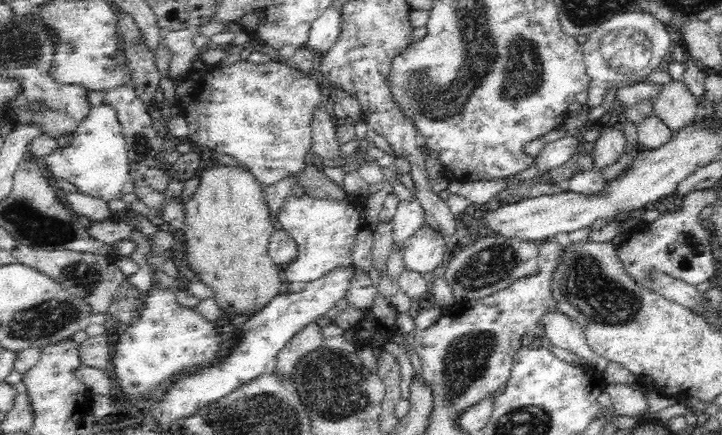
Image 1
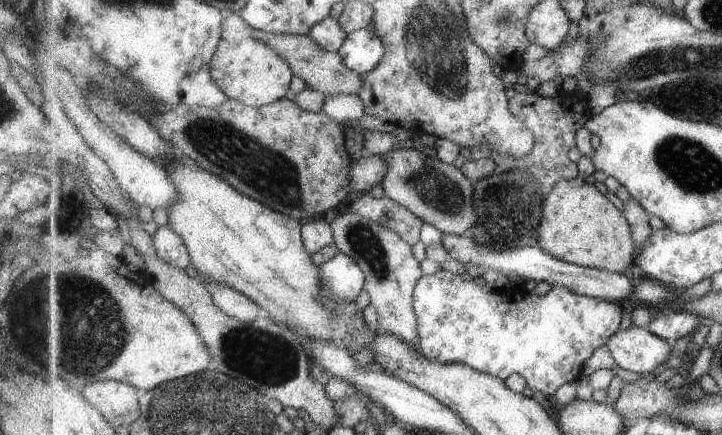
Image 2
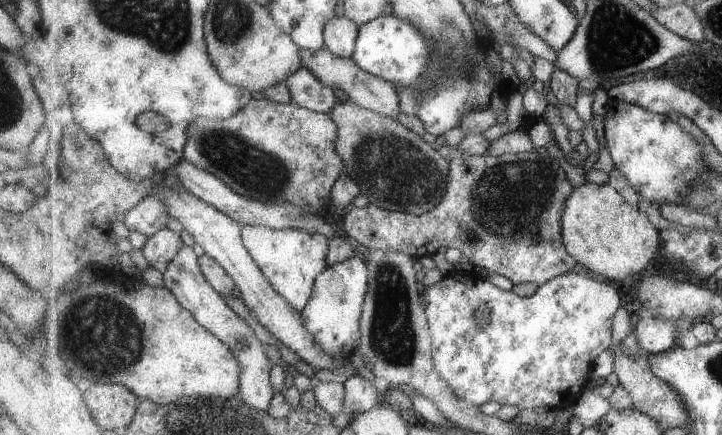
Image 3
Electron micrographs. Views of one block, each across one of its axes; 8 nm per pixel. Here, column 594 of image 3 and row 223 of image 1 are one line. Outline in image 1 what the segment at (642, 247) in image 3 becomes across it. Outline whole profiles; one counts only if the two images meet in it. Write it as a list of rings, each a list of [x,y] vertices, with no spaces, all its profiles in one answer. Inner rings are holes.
[[[211,160],[211,163],[200,174],[200,184],[193,196],[185,202],[186,220],[184,221],[184,228],[182,228],[182,235],[186,237],[186,264],[190,266],[190,270],[196,272],[198,282],[204,282],[212,294],[214,294],[214,302],[217,308],[224,312],[224,316],[255,316],[259,314],[268,304],[274,300],[275,296],[279,295],[280,286],[280,266],[274,264],[269,255],[269,241],[272,234],[275,232],[274,226],[270,221],[270,208],[266,200],[266,194],[263,186],[255,179],[250,170],[245,170],[240,167],[228,167],[220,165]]]

